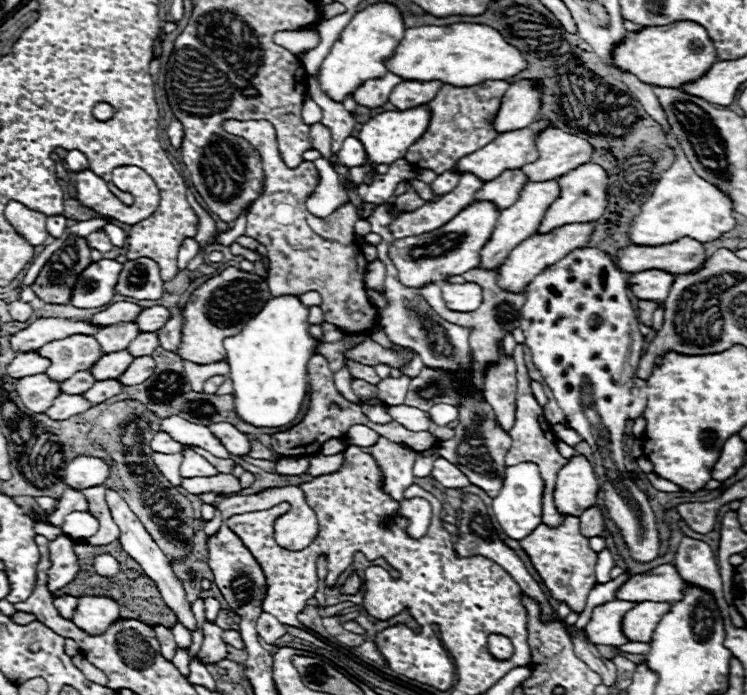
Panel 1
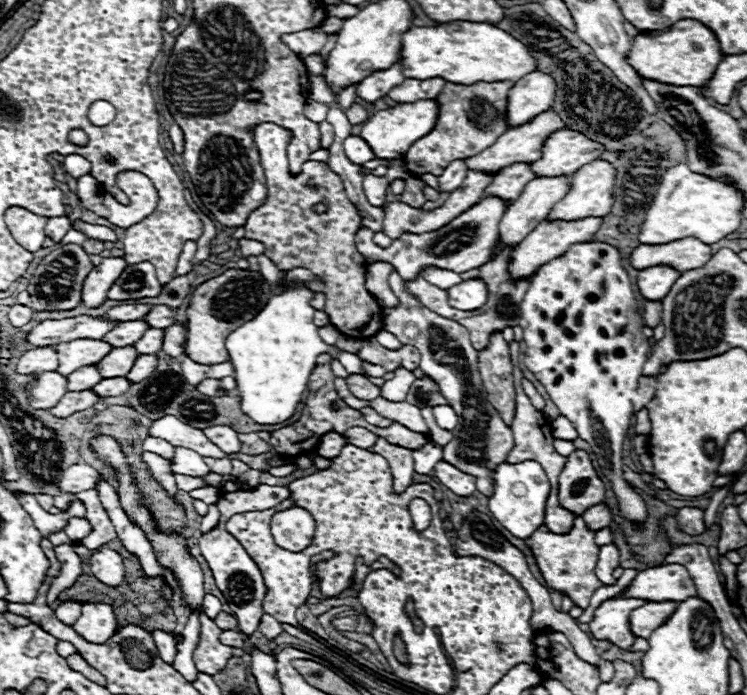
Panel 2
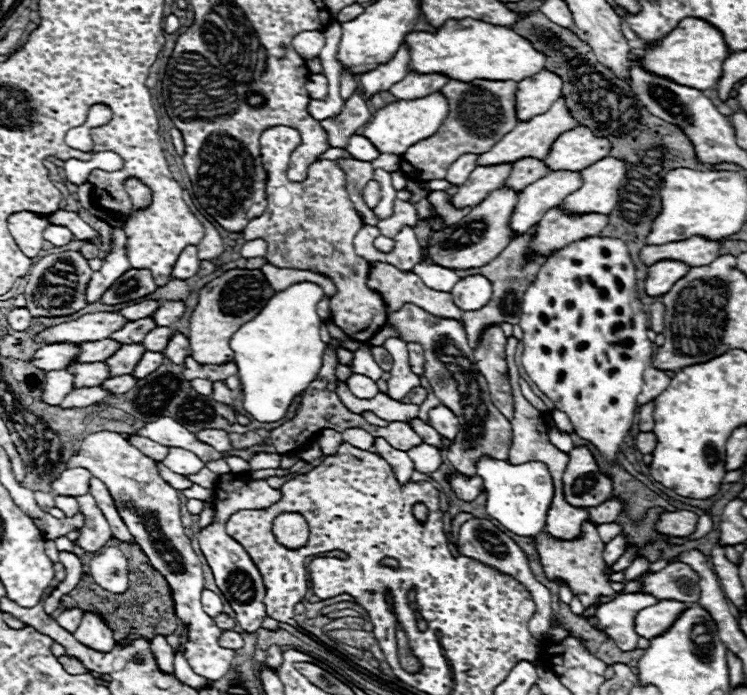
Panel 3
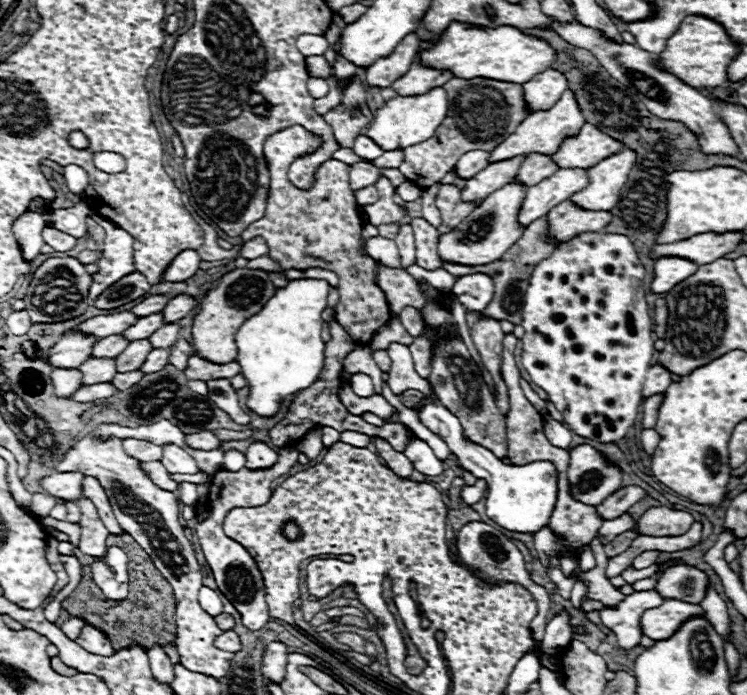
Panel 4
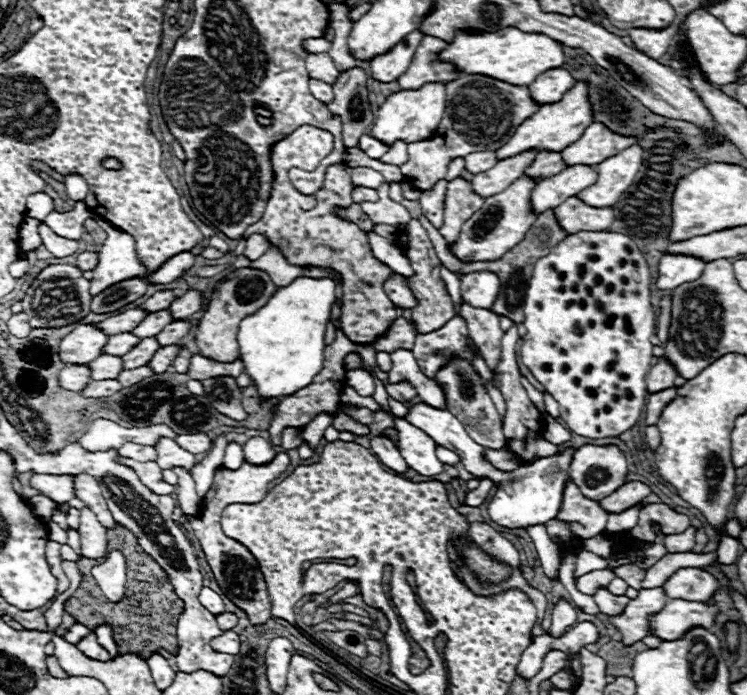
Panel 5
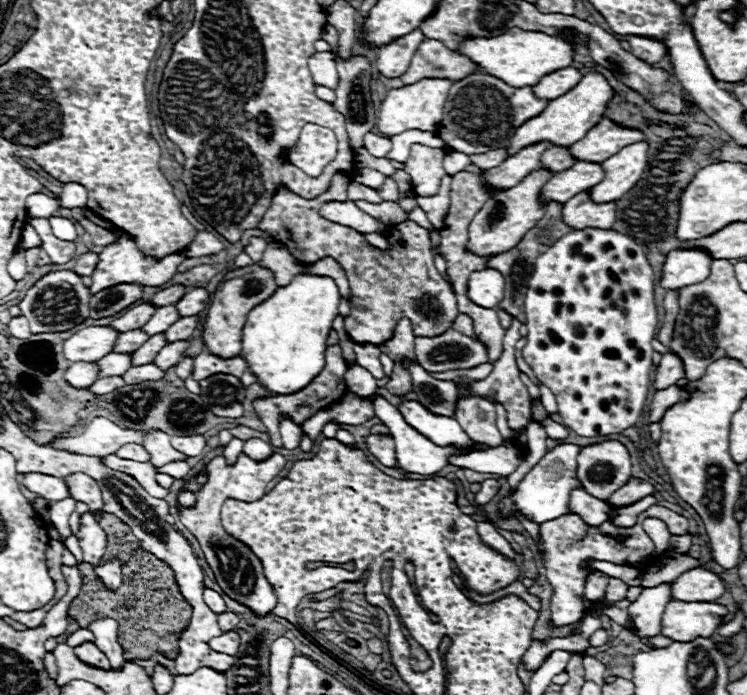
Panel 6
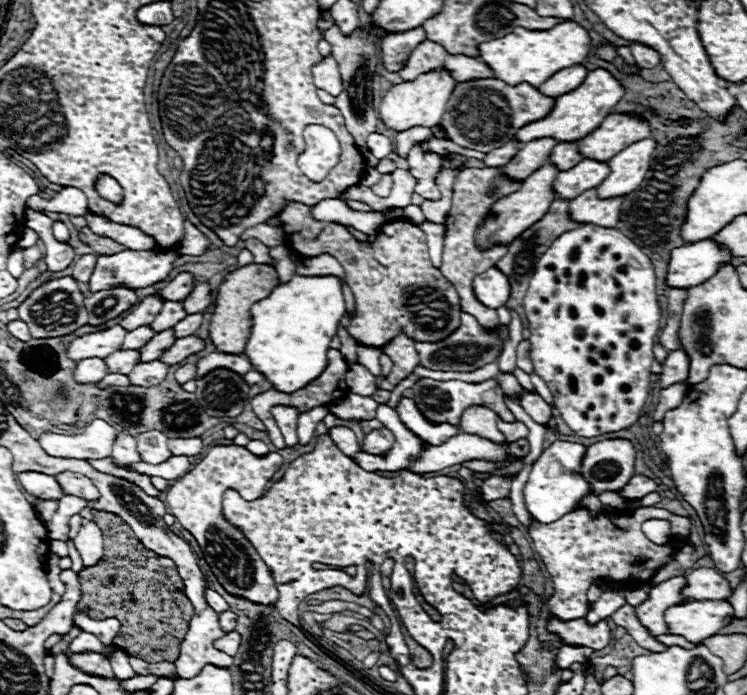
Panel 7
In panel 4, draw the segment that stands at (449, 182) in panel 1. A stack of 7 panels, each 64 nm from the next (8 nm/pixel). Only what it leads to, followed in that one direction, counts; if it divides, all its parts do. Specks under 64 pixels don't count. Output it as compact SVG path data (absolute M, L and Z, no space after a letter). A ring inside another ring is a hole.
M474 150L474 152L466 152L458 164L456 164L456 172L460 178L470 178L474 174L478 174L480 170L484 170L490 162L488 162L490 154L484 150Z

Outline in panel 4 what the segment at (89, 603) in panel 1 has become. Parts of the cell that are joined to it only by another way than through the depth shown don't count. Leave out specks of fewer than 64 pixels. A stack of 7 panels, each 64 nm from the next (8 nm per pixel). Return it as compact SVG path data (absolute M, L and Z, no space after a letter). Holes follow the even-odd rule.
M88 624L84 626L82 636L76 642L84 650L88 650L90 654L98 654L98 656L110 656L110 654L114 654L114 648L112 648L110 640L98 628L92 628Z

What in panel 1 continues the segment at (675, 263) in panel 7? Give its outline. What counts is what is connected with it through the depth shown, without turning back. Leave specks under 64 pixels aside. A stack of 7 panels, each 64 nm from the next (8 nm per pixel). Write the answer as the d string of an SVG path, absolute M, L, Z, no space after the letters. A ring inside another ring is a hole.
M644 270L636 272L630 278L630 290L634 292L636 298L640 300L654 300L654 302L664 302L670 286L674 282L674 274L664 272L664 270Z

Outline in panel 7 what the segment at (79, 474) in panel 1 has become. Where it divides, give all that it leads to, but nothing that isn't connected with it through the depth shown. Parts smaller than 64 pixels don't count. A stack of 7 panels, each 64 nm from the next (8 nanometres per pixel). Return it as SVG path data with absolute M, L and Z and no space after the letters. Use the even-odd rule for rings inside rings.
M20 472L16 474L20 486L36 496L36 498L56 498L60 500L64 496L60 484L56 482L54 476L48 476L48 474L40 474L40 472Z

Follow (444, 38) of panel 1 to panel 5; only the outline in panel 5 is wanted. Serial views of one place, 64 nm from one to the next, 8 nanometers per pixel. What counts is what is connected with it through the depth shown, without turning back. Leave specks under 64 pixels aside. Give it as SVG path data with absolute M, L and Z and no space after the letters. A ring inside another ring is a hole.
M504 28L498 32L456 32L452 44L440 54L442 60L452 62L464 74L482 74L514 86L530 86L538 74L560 68L564 64L564 48L558 40L538 32L522 32L518 28Z

